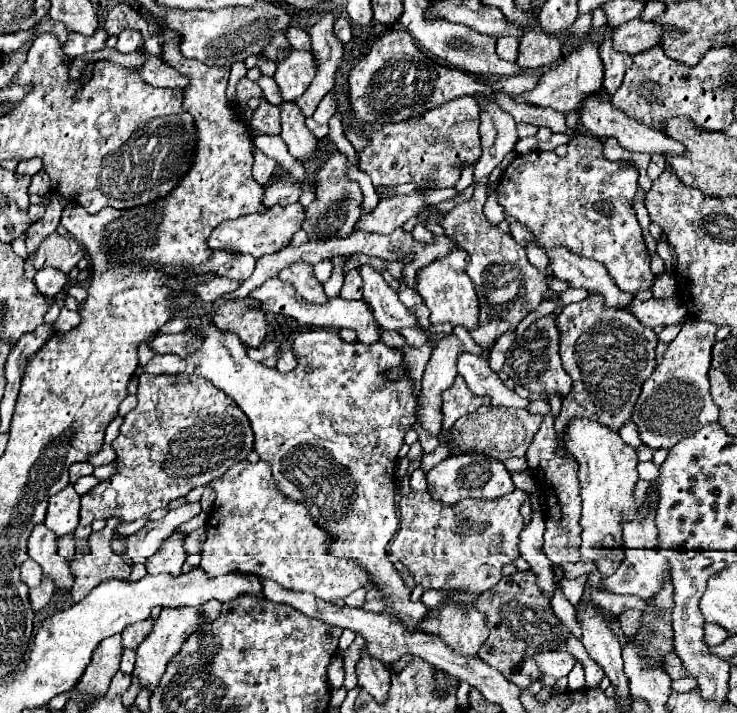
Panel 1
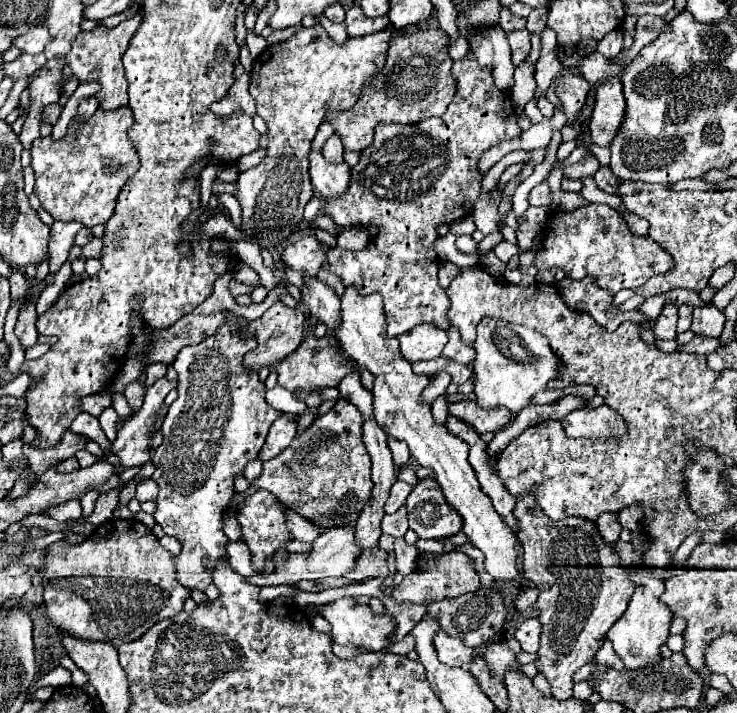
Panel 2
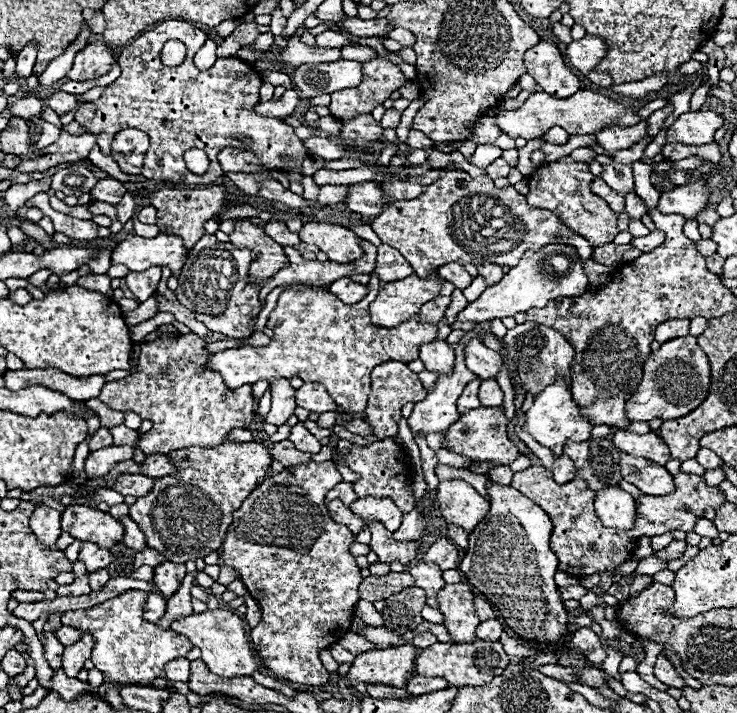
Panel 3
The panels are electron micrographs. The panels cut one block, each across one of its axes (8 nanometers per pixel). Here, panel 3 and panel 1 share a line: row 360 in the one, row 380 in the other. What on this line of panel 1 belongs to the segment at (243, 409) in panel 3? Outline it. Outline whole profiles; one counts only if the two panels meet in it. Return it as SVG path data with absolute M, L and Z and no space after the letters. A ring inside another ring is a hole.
M142 374L138 380L138 406L124 416L120 436L112 442L116 452L116 474L104 482L98 482L88 494L82 496L80 524L92 524L94 520L120 518L132 522L148 518L156 508L168 506L168 502L186 496L192 488L206 486L212 480L226 474L232 464L238 464L252 450L252 428L248 418L240 412L232 400L214 384L208 384L202 376L152 376Z

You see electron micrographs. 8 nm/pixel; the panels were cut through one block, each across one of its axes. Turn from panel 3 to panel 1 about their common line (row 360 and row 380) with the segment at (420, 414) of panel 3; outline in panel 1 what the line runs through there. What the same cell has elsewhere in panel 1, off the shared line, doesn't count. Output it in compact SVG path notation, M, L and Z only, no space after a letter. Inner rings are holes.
M456 376L452 388L442 392L442 414L444 414L442 432L448 432L458 418L476 412L484 404L490 404L488 396L472 394L472 390L466 386L464 378Z

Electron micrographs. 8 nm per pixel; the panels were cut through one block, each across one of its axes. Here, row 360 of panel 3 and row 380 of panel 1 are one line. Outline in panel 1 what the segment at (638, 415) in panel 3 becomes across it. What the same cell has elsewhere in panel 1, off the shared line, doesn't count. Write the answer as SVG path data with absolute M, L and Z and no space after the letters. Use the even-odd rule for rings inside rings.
M686 320L680 334L668 344L654 374L644 382L642 392L634 404L632 422L638 426L642 444L652 450L670 450L682 438L696 434L700 428L718 422L718 406L710 396L708 368L710 352L716 342L716 324L702 320Z

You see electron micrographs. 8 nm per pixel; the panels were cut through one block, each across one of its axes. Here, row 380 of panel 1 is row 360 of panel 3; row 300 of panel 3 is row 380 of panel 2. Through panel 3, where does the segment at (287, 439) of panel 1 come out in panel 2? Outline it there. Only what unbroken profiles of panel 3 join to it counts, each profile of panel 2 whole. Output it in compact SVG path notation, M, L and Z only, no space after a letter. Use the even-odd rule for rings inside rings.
M306 336L306 338L302 340L302 344L300 344L290 356L286 356L282 362L276 364L274 370L276 370L276 374L278 374L278 384L284 386L286 390L294 392L294 394L298 396L298 400L302 400L302 402L306 404L306 412L300 414L298 424L296 424L296 426L298 426L296 436L300 436L304 430L308 430L308 428L312 426L312 422L316 420L318 408L320 408L322 402L324 402L322 396L320 396L320 390L324 390L324 388L338 388L340 380L342 380L344 376L352 374L352 372L358 372L358 374L360 374L360 382L362 382L362 386L364 386L366 390L371 391L374 382L374 375L368 372L368 370L364 370L364 368L360 368L358 364L354 364L352 360L340 356L340 354L336 352L336 348L334 348L326 338L316 338L316 336Z

